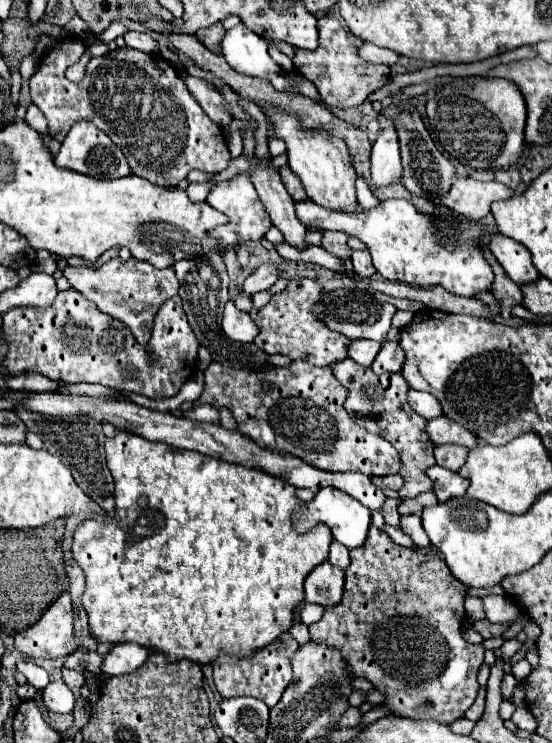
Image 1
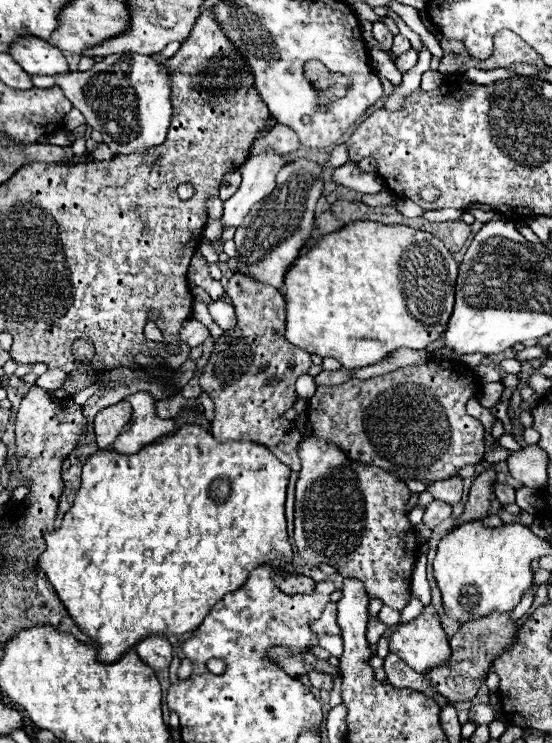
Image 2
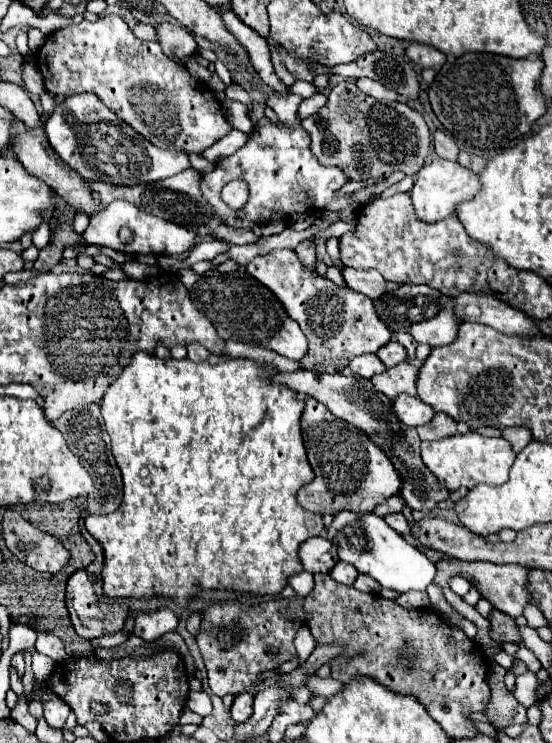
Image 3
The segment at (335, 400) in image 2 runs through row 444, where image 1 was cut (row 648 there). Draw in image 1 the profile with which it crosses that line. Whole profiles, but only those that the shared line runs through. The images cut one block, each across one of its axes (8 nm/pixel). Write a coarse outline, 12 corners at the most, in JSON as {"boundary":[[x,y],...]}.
{"boundary":[[370,526],[310,626],[394,714],[450,726],[484,646],[430,546]]}

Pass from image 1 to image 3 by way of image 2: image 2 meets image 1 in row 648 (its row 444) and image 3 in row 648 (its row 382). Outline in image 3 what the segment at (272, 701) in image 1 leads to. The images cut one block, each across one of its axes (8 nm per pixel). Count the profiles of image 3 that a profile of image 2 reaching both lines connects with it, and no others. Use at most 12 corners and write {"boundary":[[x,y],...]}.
{"boundary":[[302,598],[202,612],[210,690],[250,692],[296,656]]}

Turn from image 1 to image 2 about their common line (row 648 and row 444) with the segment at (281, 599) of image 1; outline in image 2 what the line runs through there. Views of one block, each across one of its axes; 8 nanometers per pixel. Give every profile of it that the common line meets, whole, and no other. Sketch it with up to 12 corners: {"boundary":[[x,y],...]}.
{"boundary":[[98,450],[38,558],[112,664],[292,560],[290,470]]}

